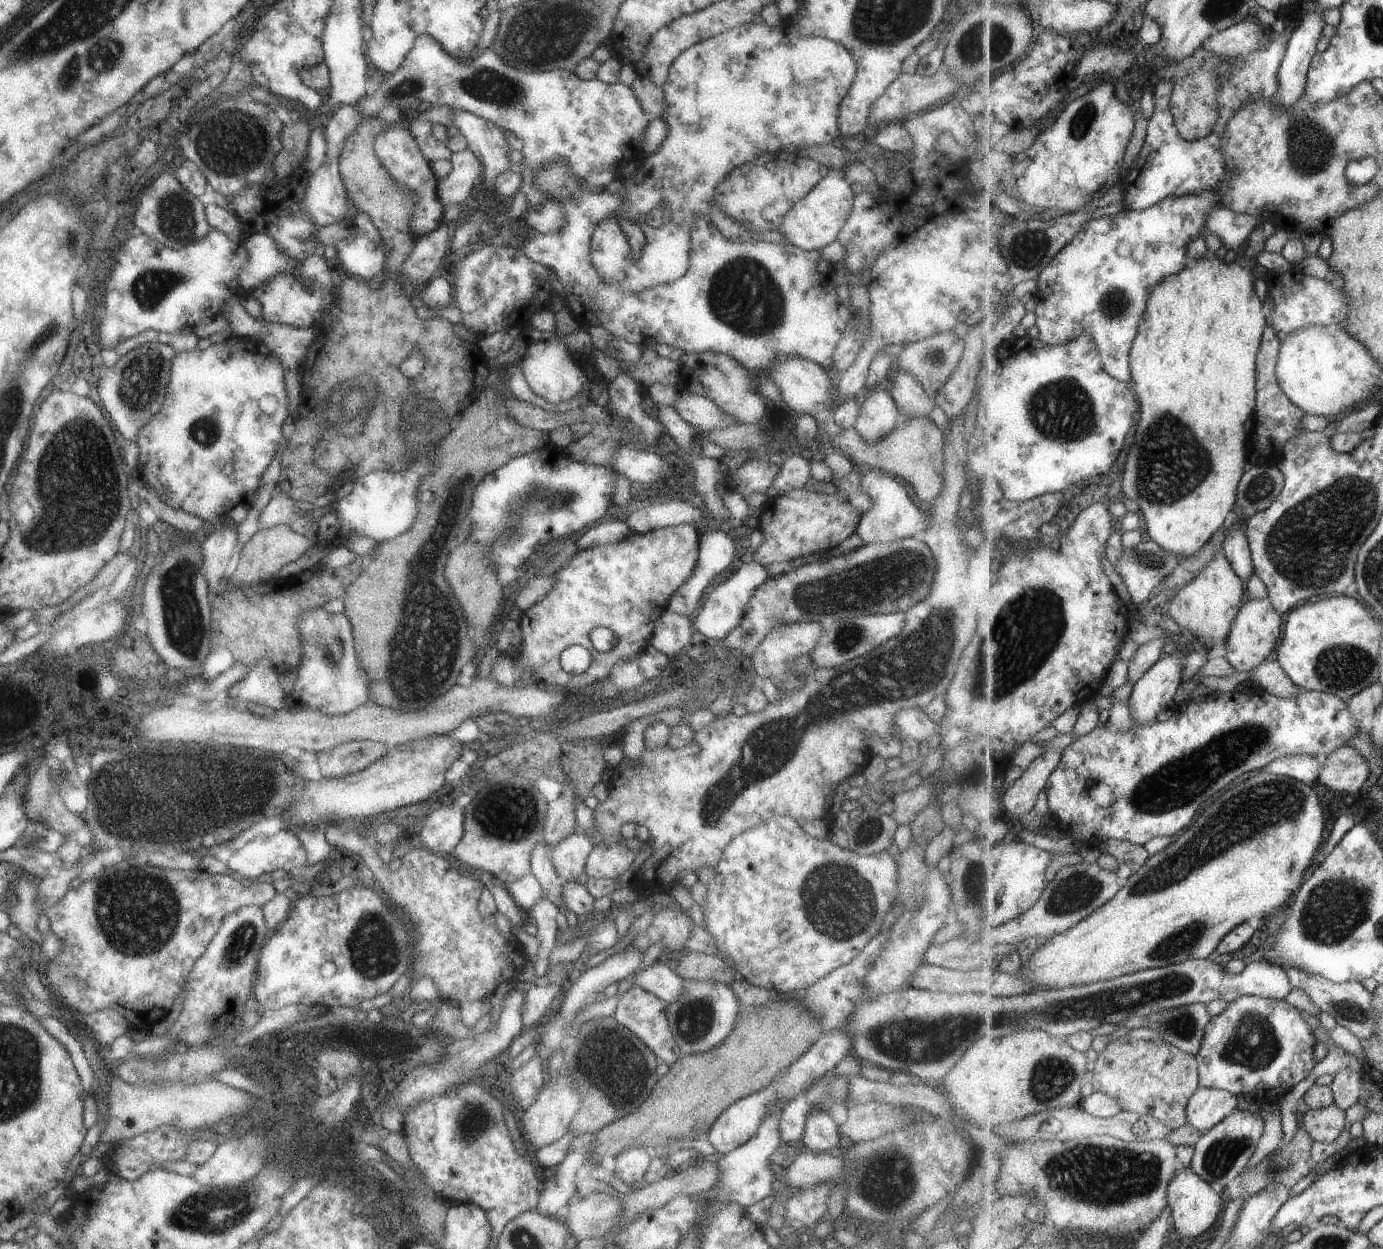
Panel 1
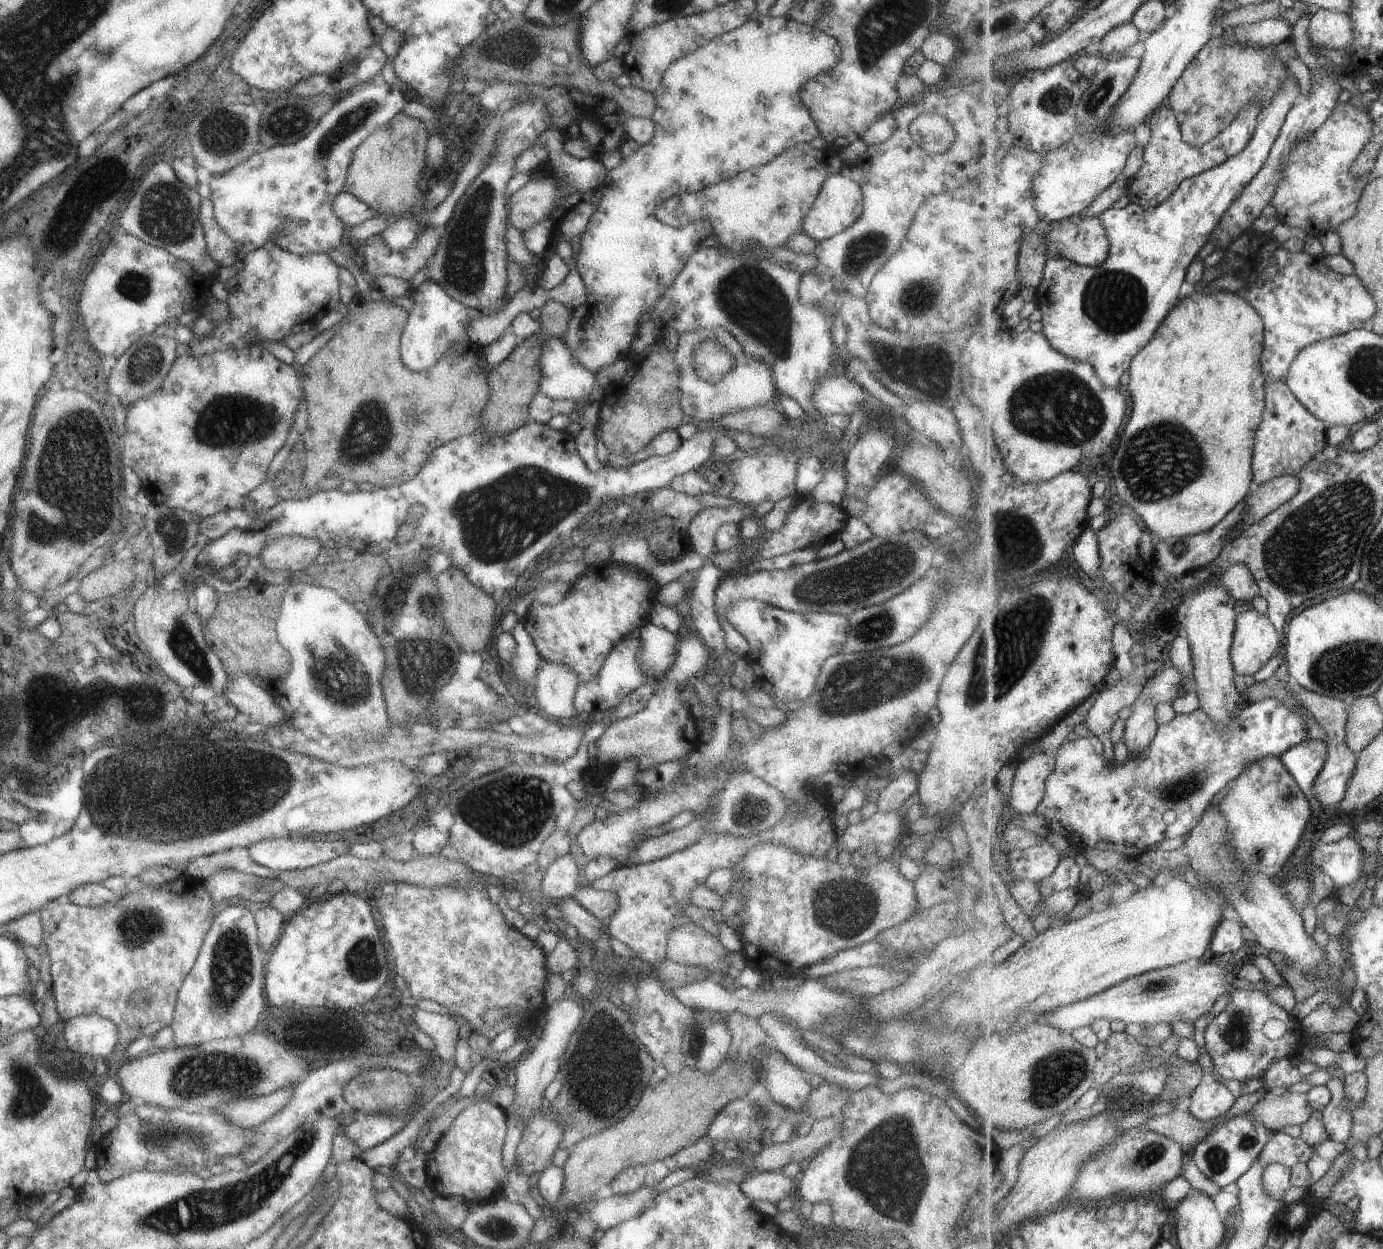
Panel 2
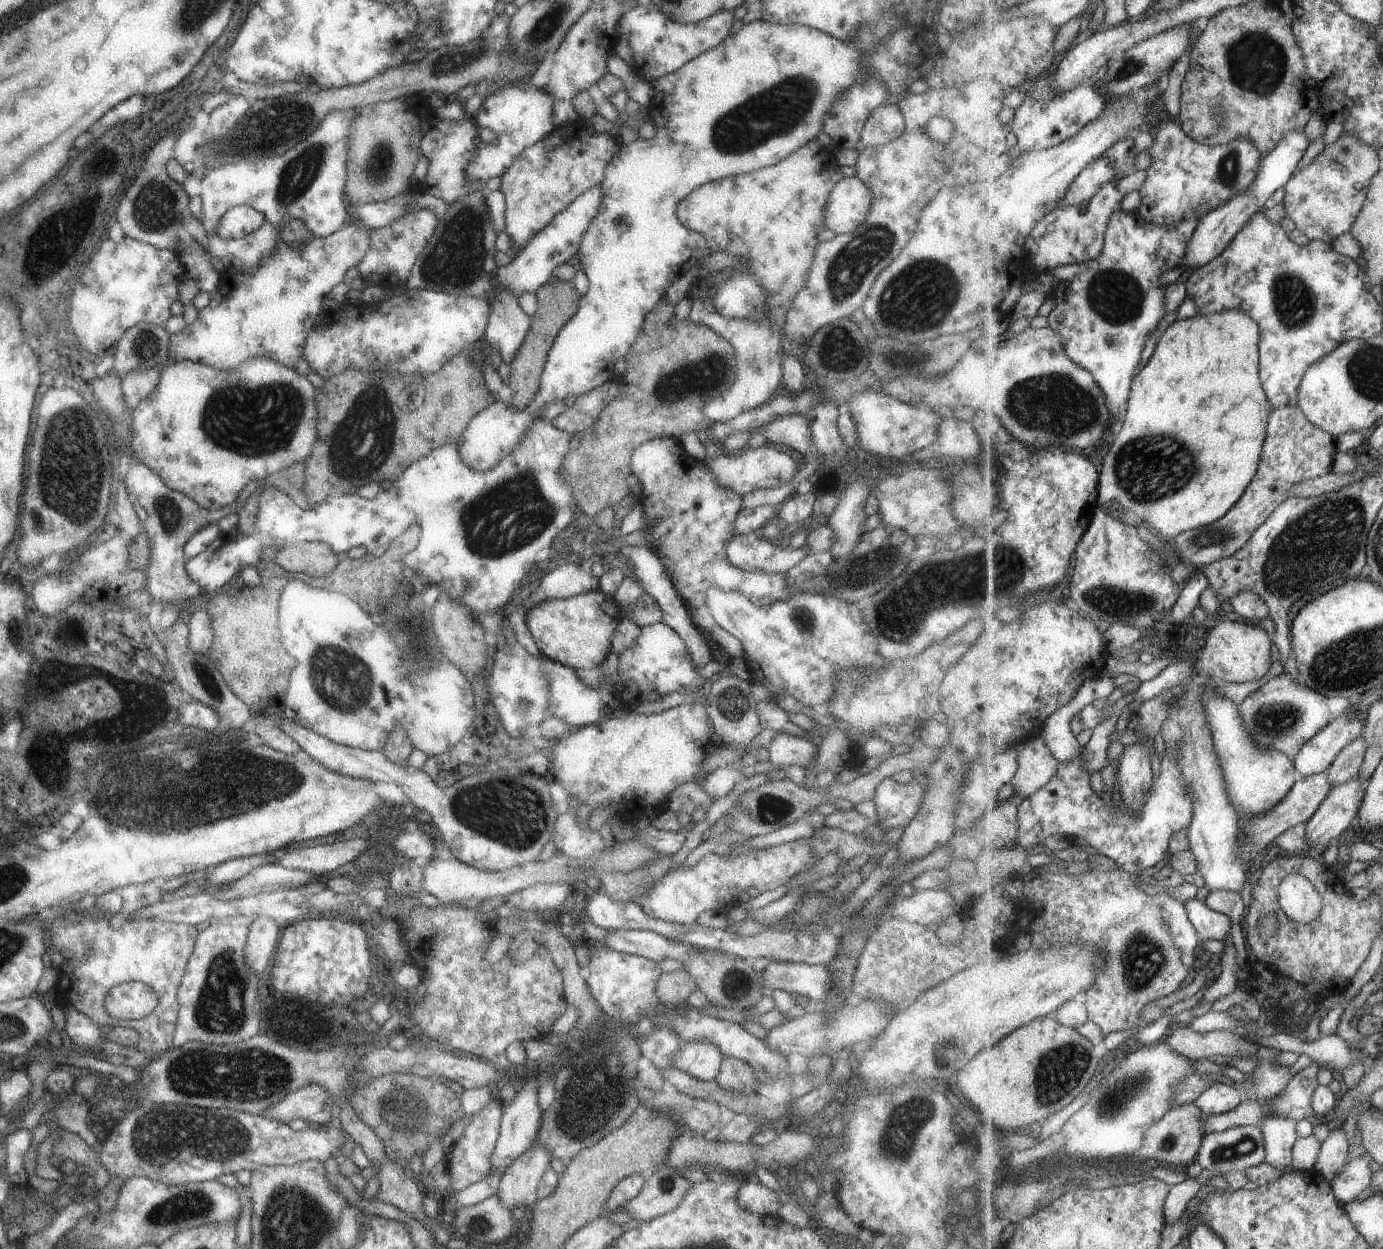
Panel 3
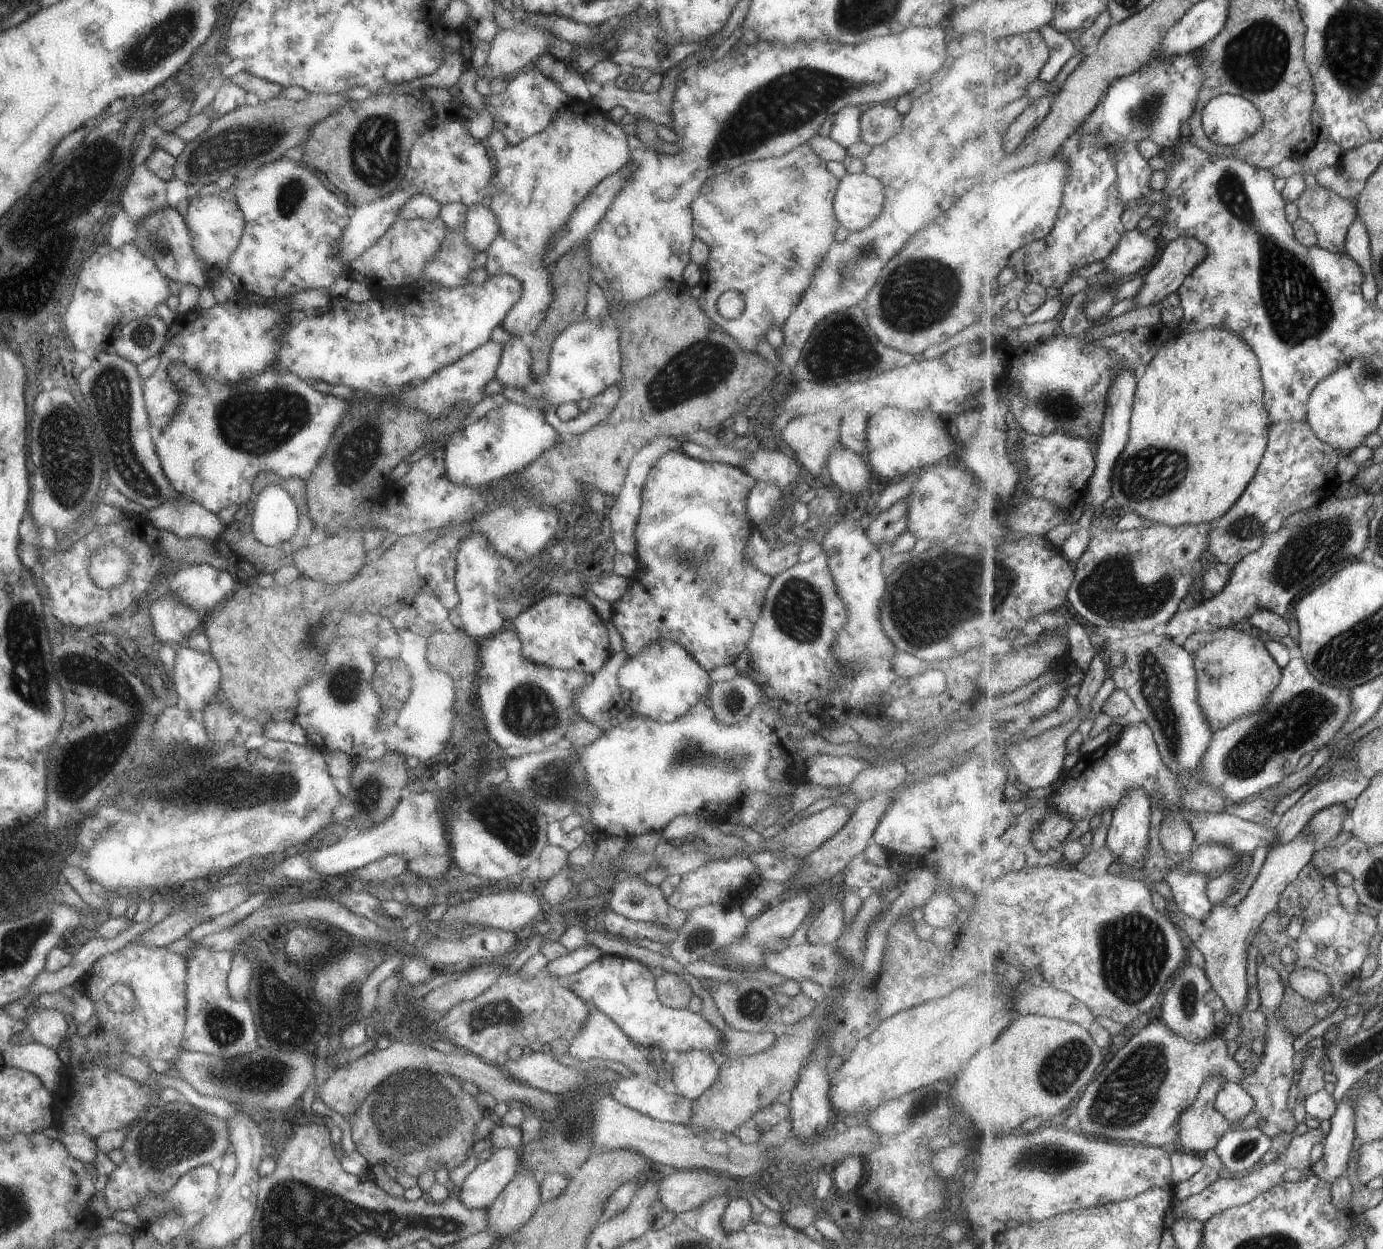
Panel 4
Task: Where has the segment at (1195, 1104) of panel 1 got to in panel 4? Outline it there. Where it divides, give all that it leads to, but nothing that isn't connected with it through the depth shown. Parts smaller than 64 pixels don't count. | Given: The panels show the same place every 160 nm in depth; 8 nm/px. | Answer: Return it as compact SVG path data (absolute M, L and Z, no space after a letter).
M1231 1081L1224 1084L1216 1100L1216 1107L1221 1114L1234 1123L1254 1112L1256 1104L1256 1098L1245 1087Z

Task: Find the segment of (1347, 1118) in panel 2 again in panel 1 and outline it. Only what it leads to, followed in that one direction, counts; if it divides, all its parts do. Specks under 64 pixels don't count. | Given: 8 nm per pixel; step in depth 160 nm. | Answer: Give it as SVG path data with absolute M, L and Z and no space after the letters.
M1342 1070L1333 1078L1332 1088L1334 1104L1343 1112L1347 1112L1351 1106L1358 1104L1363 1096L1363 1084L1361 1084L1363 1073Z

